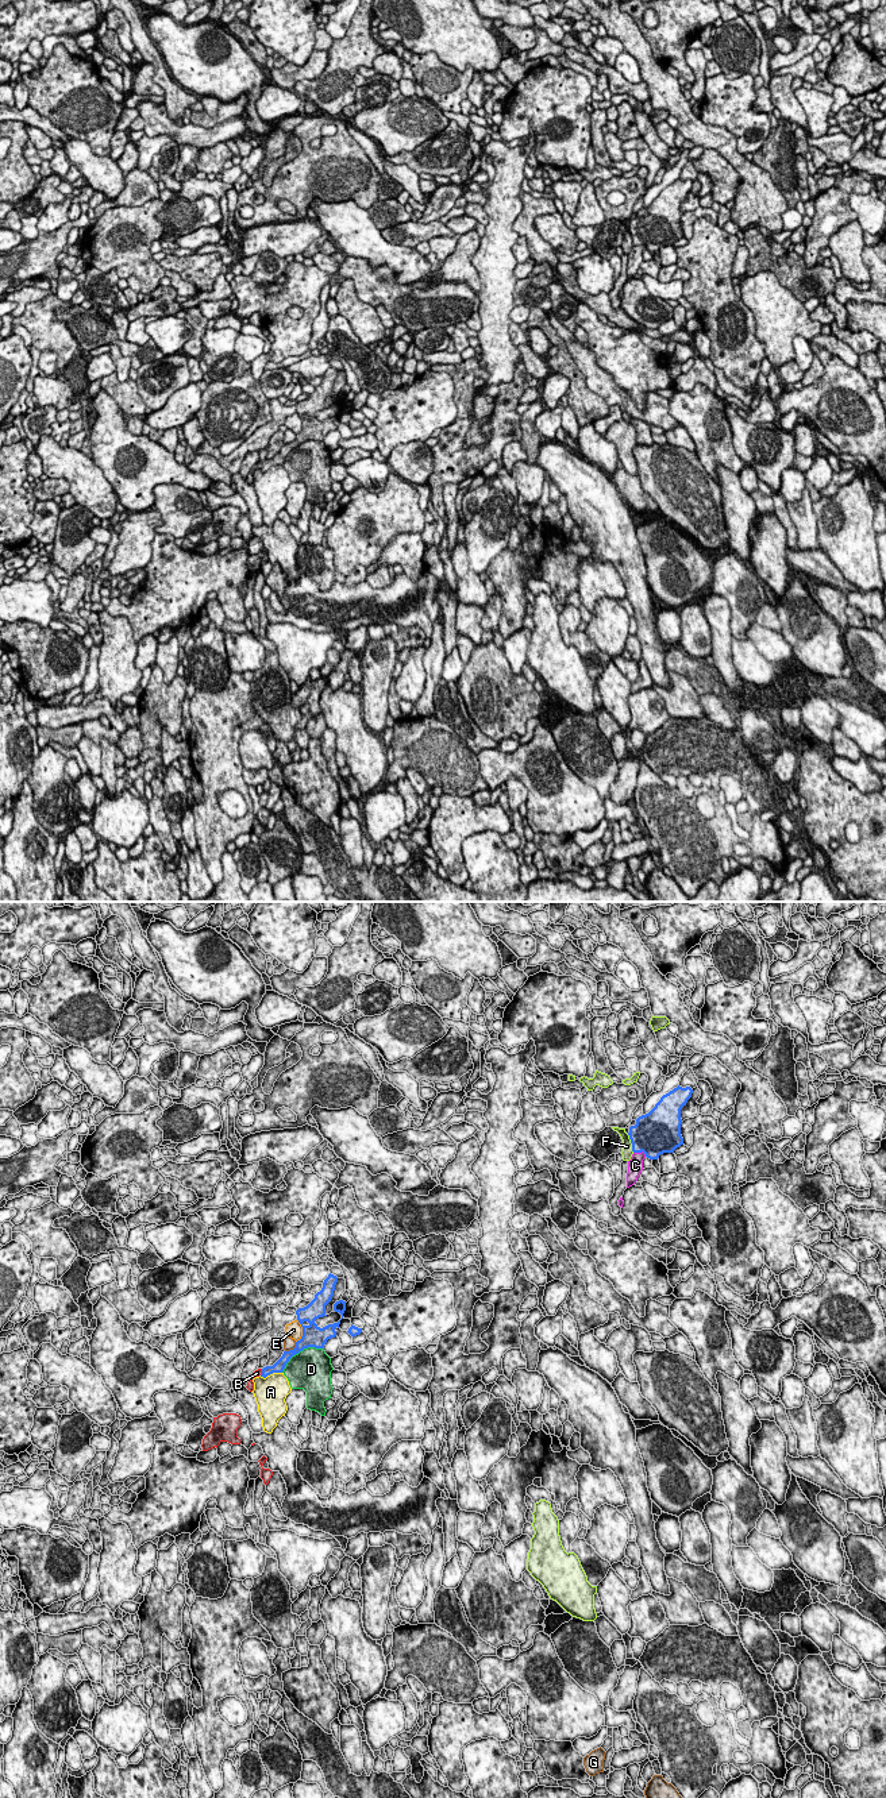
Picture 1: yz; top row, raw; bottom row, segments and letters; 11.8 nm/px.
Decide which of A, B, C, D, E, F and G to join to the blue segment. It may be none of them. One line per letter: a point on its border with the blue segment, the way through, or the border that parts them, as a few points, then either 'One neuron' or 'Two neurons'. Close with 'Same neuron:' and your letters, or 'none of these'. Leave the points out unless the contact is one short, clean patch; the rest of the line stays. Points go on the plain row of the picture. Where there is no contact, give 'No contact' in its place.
A: Touches blue at yz (270, 466). Two neurons
B: Touches blue at yz (262, 465). Path across: yz (278, 459), (262, 465), (257, 466). One neuron
C: Touches blue at yz (640, 244). Two neurons
D: Touches blue at yz (300, 443). Two neurons
E: Touches blue at yz (303, 424). Two neurons
F: Touches blue at yz (631, 235). Boundary: yz (627, 227), (634, 244). Two neurons
G: Touches blue at yz (293, 442). Two neurons
Same neuron: B

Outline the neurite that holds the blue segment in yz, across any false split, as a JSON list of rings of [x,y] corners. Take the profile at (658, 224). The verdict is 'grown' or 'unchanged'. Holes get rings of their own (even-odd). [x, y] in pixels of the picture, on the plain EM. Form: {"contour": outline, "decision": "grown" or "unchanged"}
{"contour": [[[677,180],[663,188],[655,200],[636,212],[629,220],[633,246],[644,246],[650,252],[658,252],[663,246],[674,246],[683,238],[681,228],[681,202],[692,190],[690,180]]], "decision": "unchanged"}

